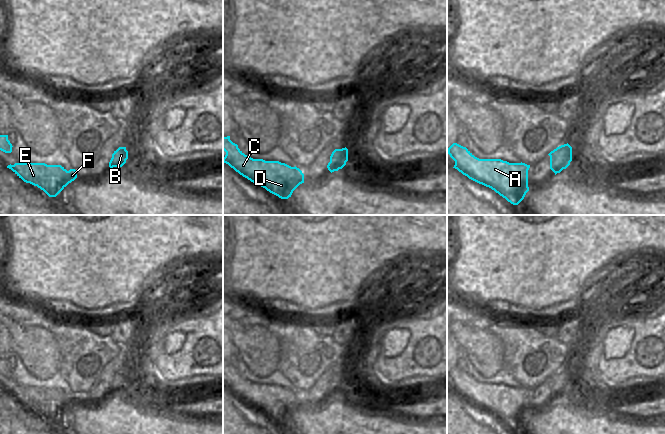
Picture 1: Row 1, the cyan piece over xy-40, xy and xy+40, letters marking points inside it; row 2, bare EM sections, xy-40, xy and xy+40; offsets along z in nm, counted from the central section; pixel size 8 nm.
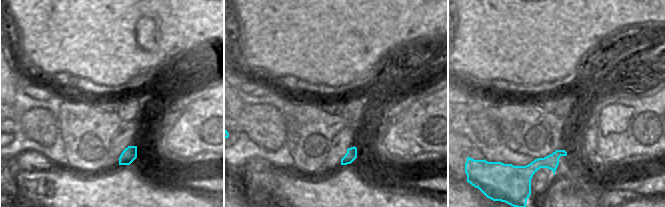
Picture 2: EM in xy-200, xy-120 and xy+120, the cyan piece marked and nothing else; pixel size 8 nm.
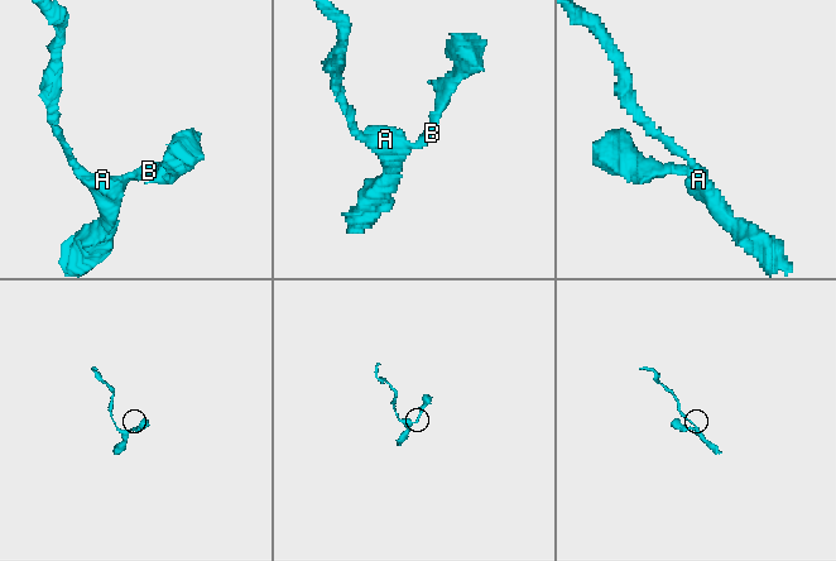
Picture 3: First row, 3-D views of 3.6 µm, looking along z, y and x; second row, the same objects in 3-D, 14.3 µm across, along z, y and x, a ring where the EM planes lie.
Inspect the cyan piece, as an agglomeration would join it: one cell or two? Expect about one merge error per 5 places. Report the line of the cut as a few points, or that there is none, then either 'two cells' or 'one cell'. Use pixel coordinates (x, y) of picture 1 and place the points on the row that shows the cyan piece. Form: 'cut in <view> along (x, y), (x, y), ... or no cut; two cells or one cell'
no cut; one cell

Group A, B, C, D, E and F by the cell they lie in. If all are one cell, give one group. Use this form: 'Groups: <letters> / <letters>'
Groups: A B C D E F.

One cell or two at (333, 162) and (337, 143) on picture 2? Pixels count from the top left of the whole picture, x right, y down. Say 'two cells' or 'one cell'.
one cell

